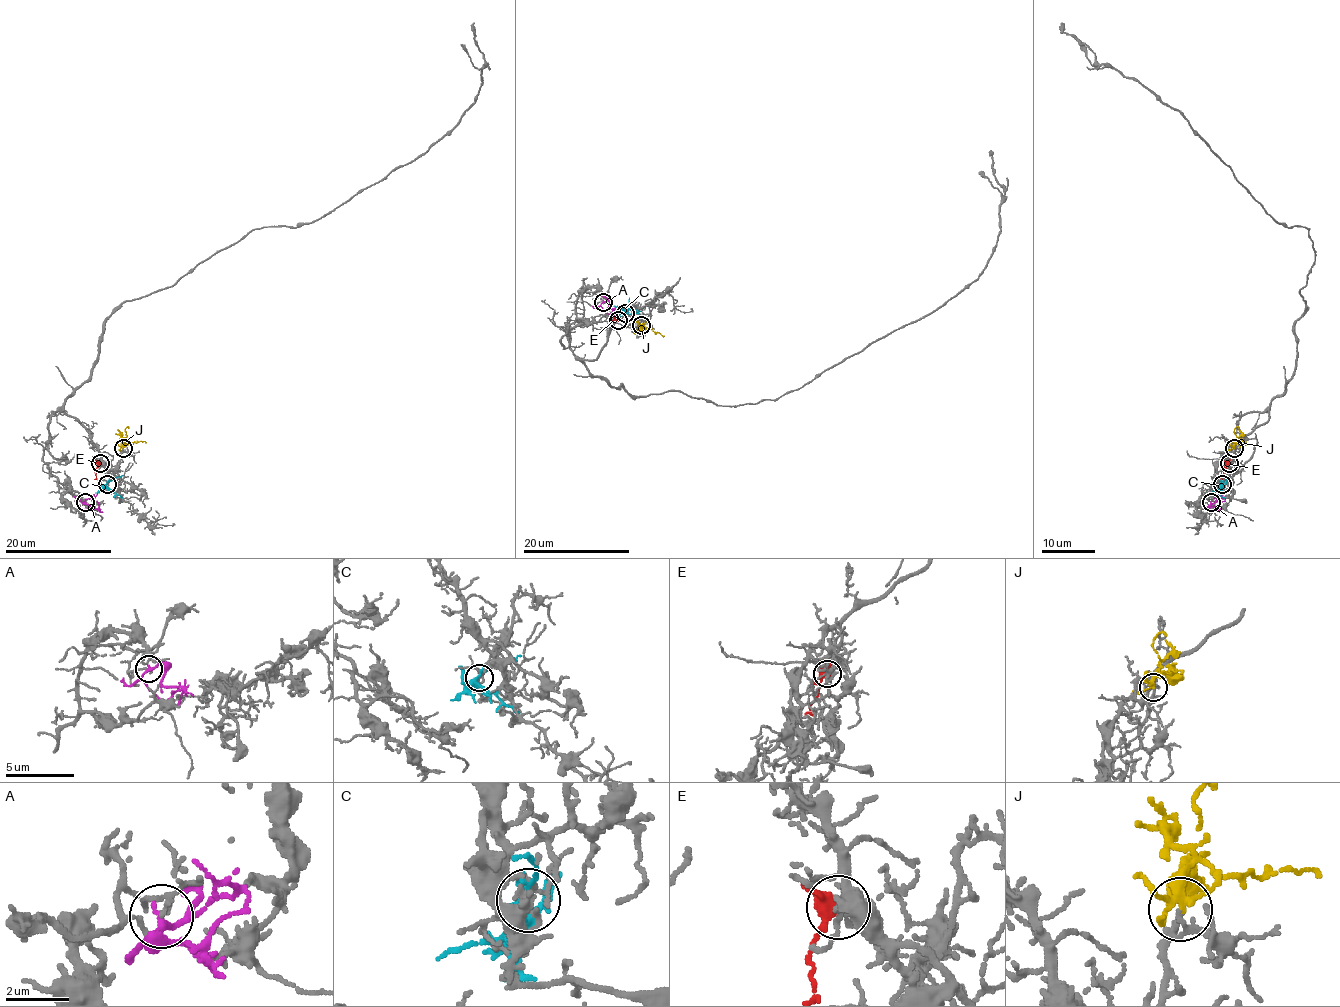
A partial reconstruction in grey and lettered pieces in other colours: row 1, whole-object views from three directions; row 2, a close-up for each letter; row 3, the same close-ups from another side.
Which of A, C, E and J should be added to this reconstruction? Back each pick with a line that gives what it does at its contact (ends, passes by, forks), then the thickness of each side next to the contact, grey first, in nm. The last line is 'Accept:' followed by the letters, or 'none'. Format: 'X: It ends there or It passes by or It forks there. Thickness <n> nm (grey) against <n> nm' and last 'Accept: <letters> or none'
J: It forks there. Thickness 120 nm (grey) against 200 nm
Accept: J

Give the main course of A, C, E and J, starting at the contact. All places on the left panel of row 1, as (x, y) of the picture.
A: (85, 502), (96, 509), (97, 501)
C: (106, 484), (122, 498)
E: (100, 464), (96, 470), (97, 480)
J: (122, 448), (125, 441), (146, 442)

